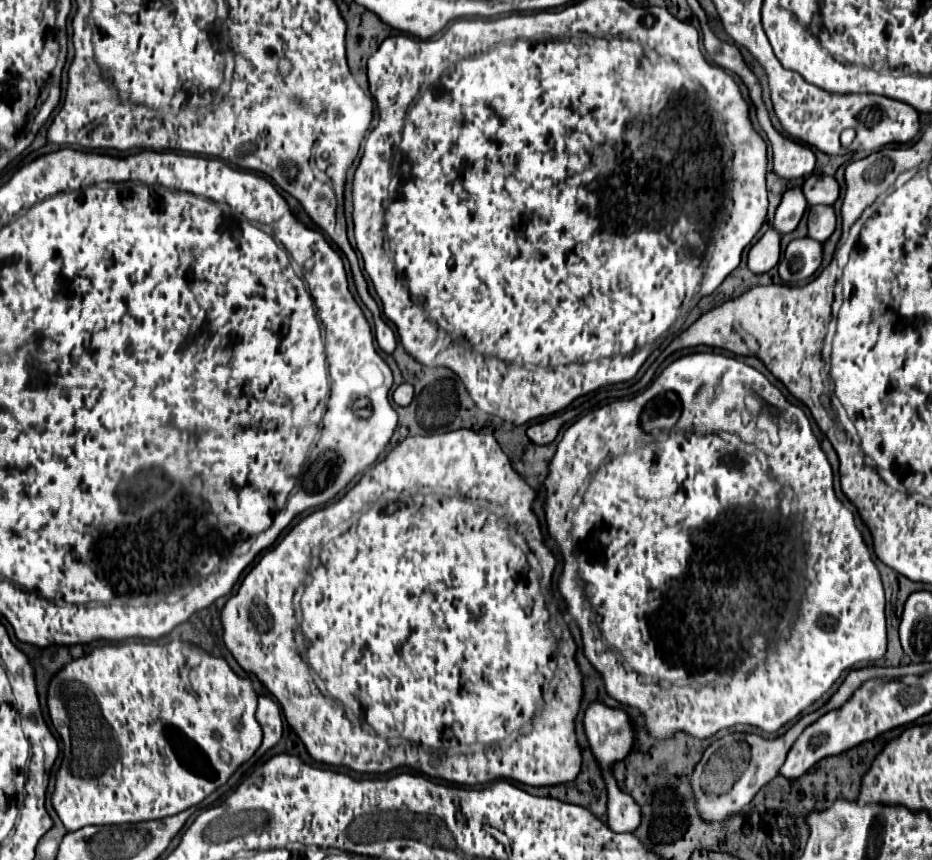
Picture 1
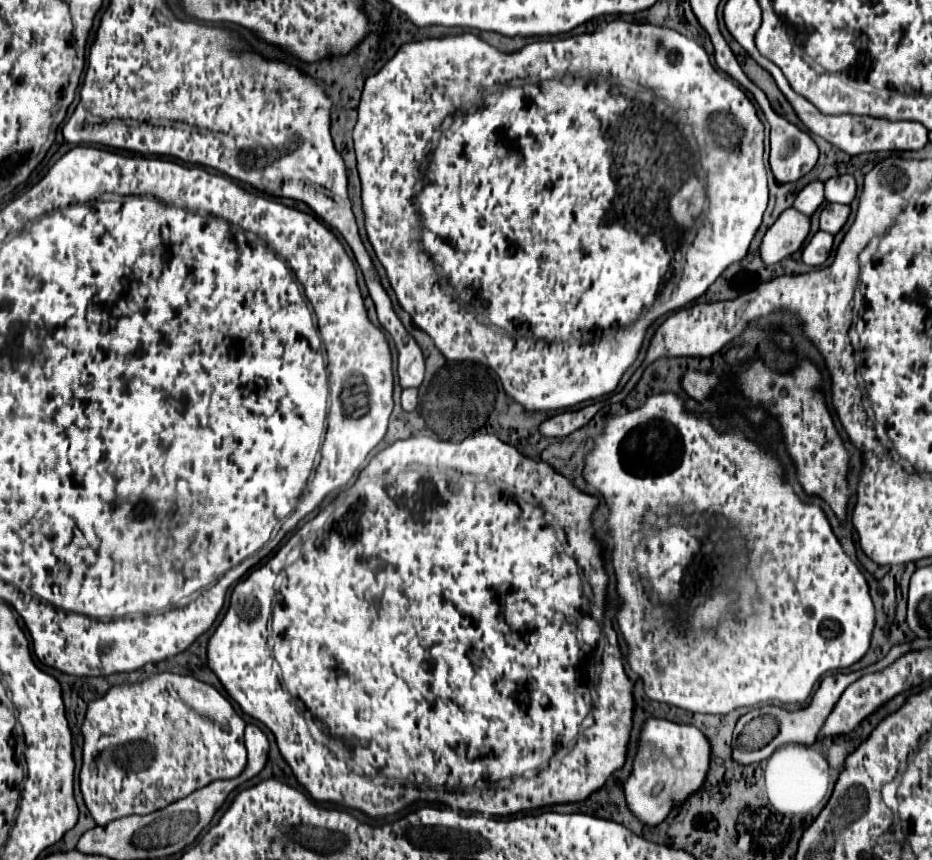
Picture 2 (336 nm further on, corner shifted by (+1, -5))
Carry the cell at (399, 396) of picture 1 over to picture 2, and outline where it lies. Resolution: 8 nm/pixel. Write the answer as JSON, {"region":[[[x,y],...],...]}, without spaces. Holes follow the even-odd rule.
{"region":[[[403,389],[403,393],[401,393],[401,405],[403,405],[405,411],[415,410],[415,407],[418,405],[418,389]]]}

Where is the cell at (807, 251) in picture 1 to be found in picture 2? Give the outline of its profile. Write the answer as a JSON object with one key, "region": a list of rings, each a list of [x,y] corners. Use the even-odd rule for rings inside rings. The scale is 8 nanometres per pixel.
{"region":[[[817,231],[811,241],[805,245],[801,261],[809,267],[821,267],[825,263],[825,259],[829,257],[829,251],[833,247],[833,235],[825,233],[825,231]]]}

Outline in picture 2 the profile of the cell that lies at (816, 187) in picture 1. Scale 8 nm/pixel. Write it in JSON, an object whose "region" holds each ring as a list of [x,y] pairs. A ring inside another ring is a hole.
{"region":[[[839,175],[825,181],[825,199],[829,203],[851,203],[855,199],[857,185],[851,175]]]}

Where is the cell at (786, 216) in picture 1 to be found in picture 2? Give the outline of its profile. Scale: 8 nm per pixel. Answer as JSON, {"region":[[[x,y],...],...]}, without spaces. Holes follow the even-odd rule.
{"region":[[[813,181],[813,183],[809,183],[807,187],[803,187],[799,191],[799,195],[793,201],[793,207],[797,211],[801,211],[803,215],[811,217],[817,211],[817,207],[823,203],[823,199],[825,199],[823,197],[823,183],[821,181]]]}

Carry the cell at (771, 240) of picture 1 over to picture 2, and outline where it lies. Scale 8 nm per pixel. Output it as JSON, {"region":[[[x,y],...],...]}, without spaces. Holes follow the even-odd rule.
{"region":[[[785,209],[779,219],[765,233],[759,253],[765,265],[781,263],[785,257],[793,255],[805,241],[809,233],[809,217],[797,209]]]}

